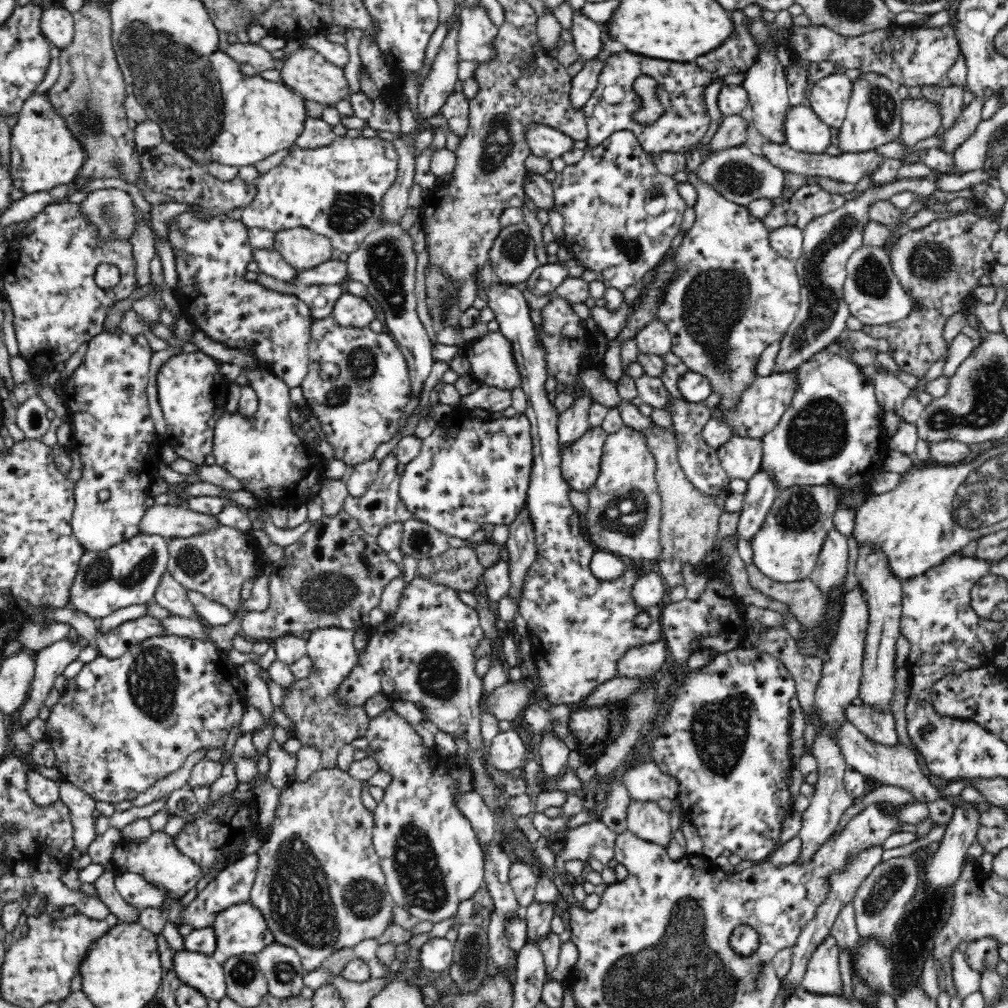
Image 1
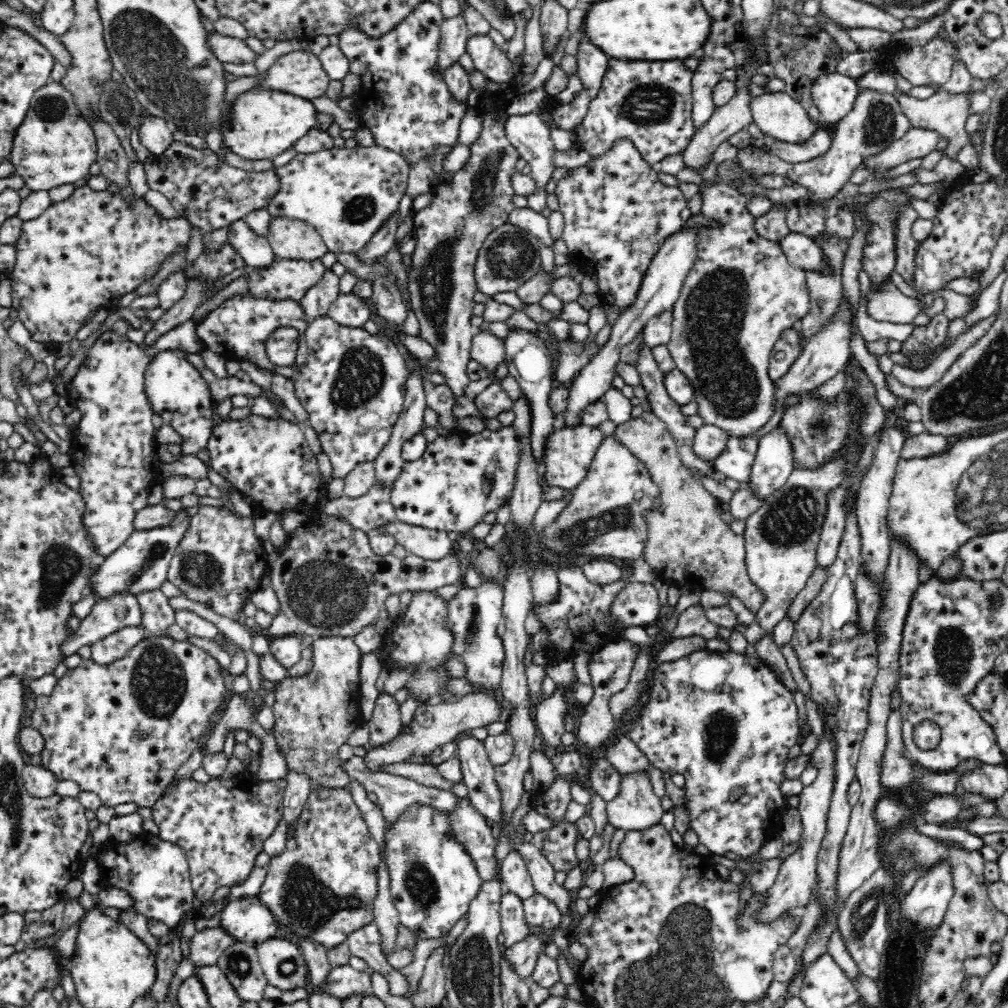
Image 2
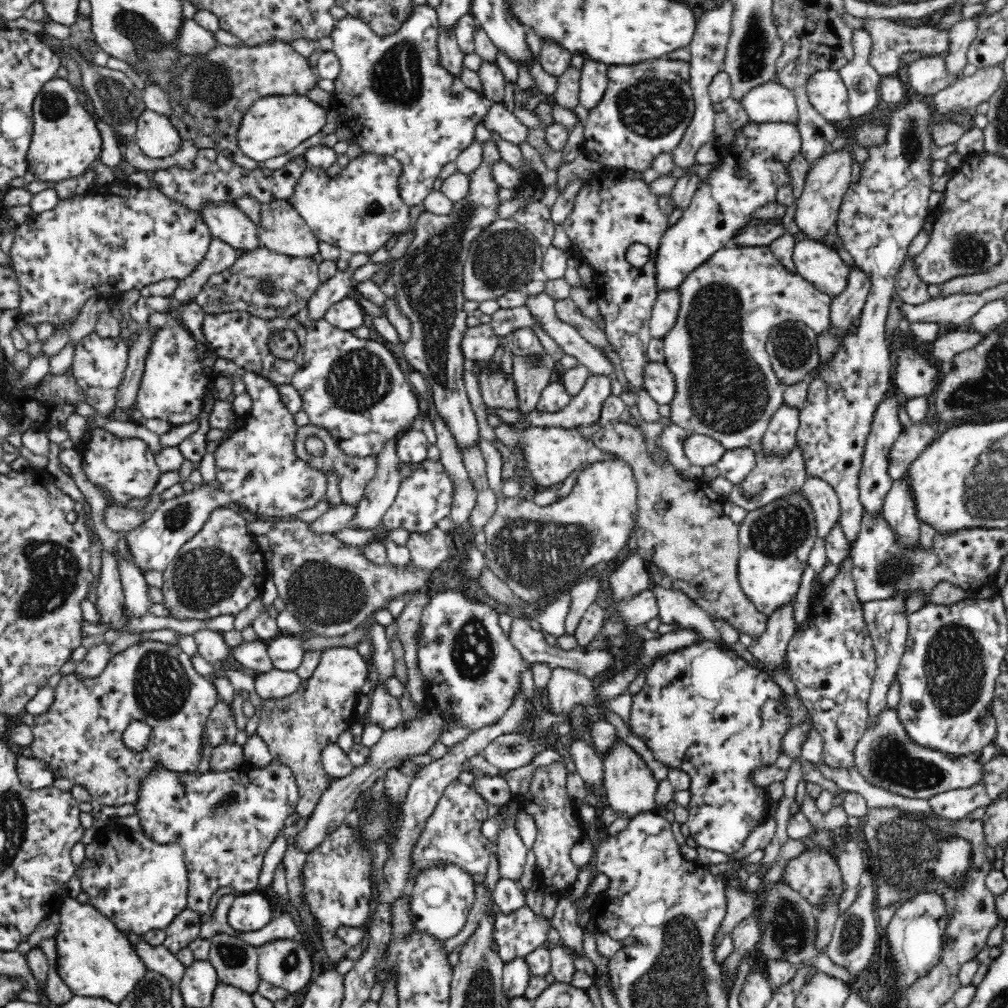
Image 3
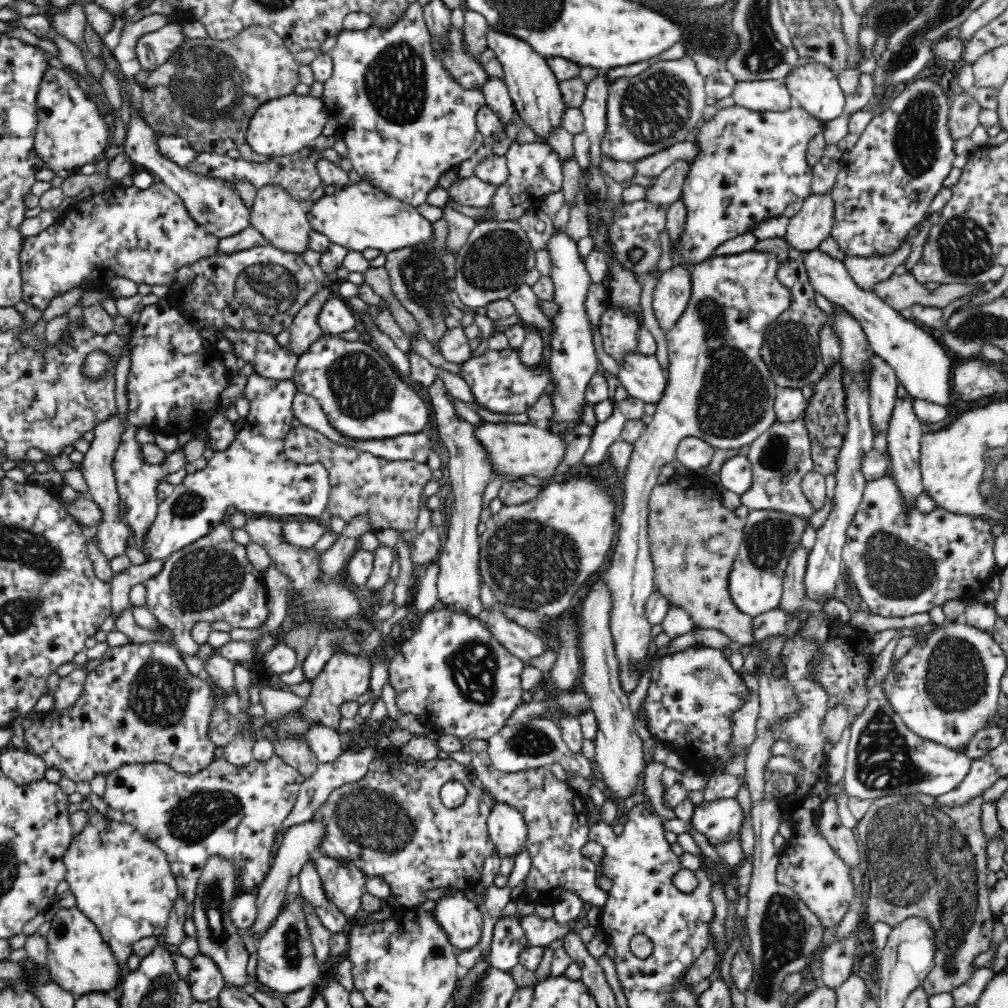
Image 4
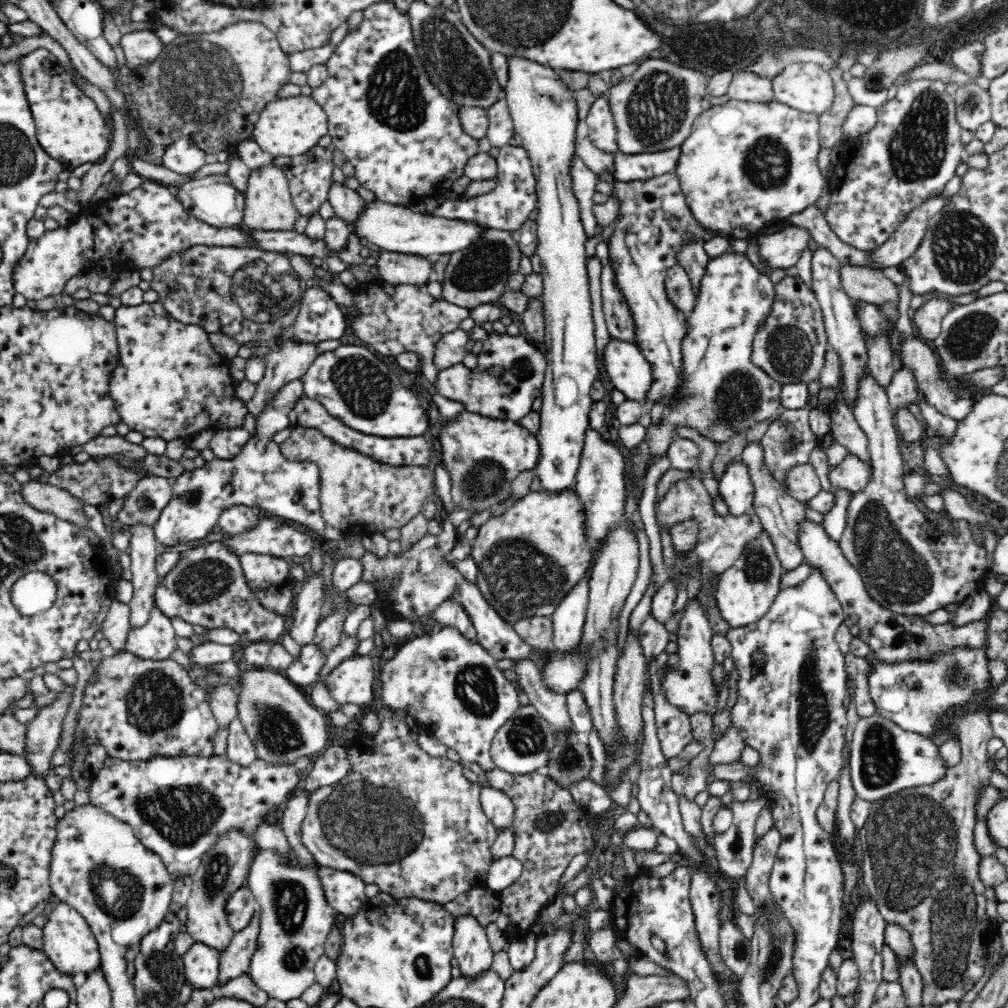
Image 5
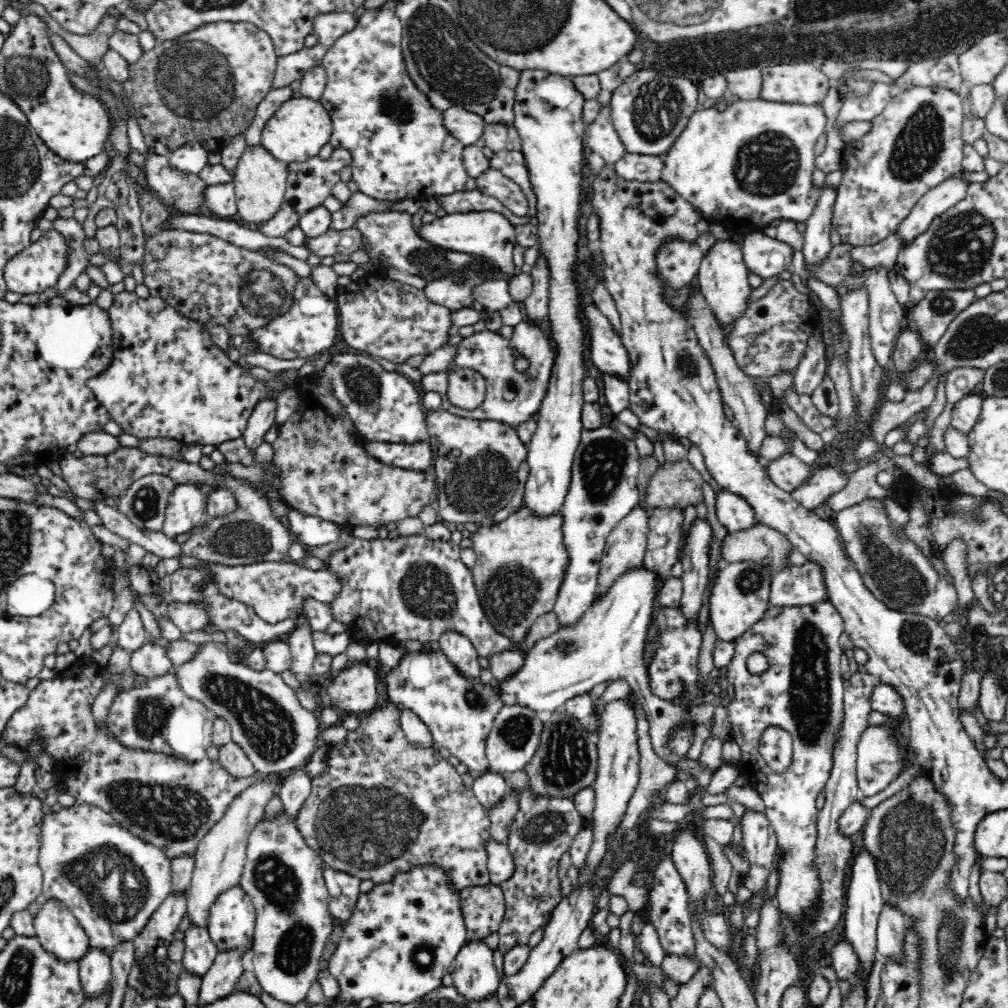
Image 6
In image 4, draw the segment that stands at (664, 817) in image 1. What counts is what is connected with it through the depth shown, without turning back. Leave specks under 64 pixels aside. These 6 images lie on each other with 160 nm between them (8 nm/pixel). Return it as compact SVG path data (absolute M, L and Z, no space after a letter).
M603 573L592 578L592 585L583 601L581 611L581 641L582 674L580 674L579 691L589 697L590 711L596 717L598 732L594 738L595 757L598 770L602 773L602 784L608 788L605 792L616 798L626 798L636 792L638 774L644 768L644 752L642 740L634 727L634 713L630 710L630 702L622 691L618 678L618 659L615 653L615 642L610 628L613 612L613 598L611 590L604 582Z

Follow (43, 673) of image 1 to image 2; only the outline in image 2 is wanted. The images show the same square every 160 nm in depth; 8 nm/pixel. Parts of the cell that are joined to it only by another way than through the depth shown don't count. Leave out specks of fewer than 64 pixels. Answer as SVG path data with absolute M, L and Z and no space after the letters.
M116 592L98 598L92 612L81 620L80 627L62 643L63 656L76 654L80 646L94 644L121 628L141 624L140 607L130 592Z

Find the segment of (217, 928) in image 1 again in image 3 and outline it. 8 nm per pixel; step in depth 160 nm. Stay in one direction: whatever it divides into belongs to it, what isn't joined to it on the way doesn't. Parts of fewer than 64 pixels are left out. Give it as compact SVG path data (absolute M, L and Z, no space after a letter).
M264 891L237 894L228 914L228 924L236 932L255 932L274 918L274 908Z

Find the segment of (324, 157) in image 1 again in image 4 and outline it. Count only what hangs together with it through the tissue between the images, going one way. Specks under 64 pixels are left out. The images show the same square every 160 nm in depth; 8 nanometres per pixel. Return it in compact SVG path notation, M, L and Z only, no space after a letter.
M364 179L357 185L351 182L345 189L338 190L332 195L324 195L316 204L305 206L312 228L316 232L325 234L331 242L341 244L348 250L362 252L366 248L376 248L381 252L391 253L395 250L427 243L433 237L433 223L420 215L417 208L383 193L382 190L370 185Z

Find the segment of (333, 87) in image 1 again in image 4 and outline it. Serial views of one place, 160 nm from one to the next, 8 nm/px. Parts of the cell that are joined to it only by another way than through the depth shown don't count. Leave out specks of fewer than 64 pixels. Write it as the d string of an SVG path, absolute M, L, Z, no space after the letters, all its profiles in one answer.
M246 26L236 36L221 41L210 37L188 38L170 54L166 63L150 72L150 76L141 84L142 116L158 136L179 136L188 139L198 153L226 155L230 148L238 148L245 143L249 120L262 103L294 92L294 87L299 84L300 66L282 38L267 26Z

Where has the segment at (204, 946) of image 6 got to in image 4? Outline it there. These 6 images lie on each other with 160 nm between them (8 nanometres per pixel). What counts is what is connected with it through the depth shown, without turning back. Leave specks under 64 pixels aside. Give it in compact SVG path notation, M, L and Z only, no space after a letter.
M200 951L190 961L192 970L190 970L188 982L193 998L198 1002L207 1002L218 997L226 981L216 963Z

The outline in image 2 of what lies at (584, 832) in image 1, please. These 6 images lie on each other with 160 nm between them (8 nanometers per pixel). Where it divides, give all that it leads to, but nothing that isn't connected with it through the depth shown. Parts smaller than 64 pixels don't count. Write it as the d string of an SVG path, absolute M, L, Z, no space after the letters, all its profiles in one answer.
M551 751L549 752L549 759L552 767L554 767L554 780L550 782L550 786L546 789L535 789L531 794L531 808L540 813L545 820L542 832L536 833L531 843L550 861L556 873L565 872L567 874L574 870L580 862L576 859L576 842L581 838L576 824L565 820L566 809L569 802L572 801L570 787L573 782L570 780L570 775L572 771L578 770L578 768L585 766L585 764L580 752L576 751L562 753Z

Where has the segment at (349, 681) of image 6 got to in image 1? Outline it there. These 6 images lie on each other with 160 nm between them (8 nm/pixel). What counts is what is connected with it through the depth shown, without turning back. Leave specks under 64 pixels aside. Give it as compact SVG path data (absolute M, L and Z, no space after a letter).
M336 627L313 630L307 641L312 672L306 678L297 679L292 687L284 689L280 708L290 720L289 732L301 742L302 747L314 747L320 751L322 769L338 767L336 757L342 746L356 738L364 738L371 719L364 706L349 704L340 697L340 686L344 686L346 677L359 663L354 635L350 630Z

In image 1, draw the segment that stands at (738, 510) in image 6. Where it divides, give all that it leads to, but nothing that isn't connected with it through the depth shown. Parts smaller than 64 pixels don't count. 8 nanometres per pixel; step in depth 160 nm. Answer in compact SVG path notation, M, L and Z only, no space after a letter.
M733 436L717 450L721 469L730 479L751 480L762 466L763 444L762 438Z

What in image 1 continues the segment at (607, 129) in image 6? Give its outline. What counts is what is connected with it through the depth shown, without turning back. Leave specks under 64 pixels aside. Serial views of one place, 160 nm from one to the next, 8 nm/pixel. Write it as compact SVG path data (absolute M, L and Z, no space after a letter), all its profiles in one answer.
M574 12L572 20L572 43L578 51L578 56L583 64L598 60L597 56L602 50L602 25L582 16L581 12Z

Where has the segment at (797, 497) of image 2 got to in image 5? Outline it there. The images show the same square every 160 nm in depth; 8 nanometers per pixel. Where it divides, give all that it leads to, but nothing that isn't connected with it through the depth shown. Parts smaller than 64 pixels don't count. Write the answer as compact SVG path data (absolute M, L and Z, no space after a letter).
M764 531L754 539L754 542L750 542L750 546L746 546L742 556L732 567L726 568L716 582L714 600L722 619L726 621L726 625L730 625L728 629L752 624L768 612L780 592L780 578L783 571L772 545L772 539Z

